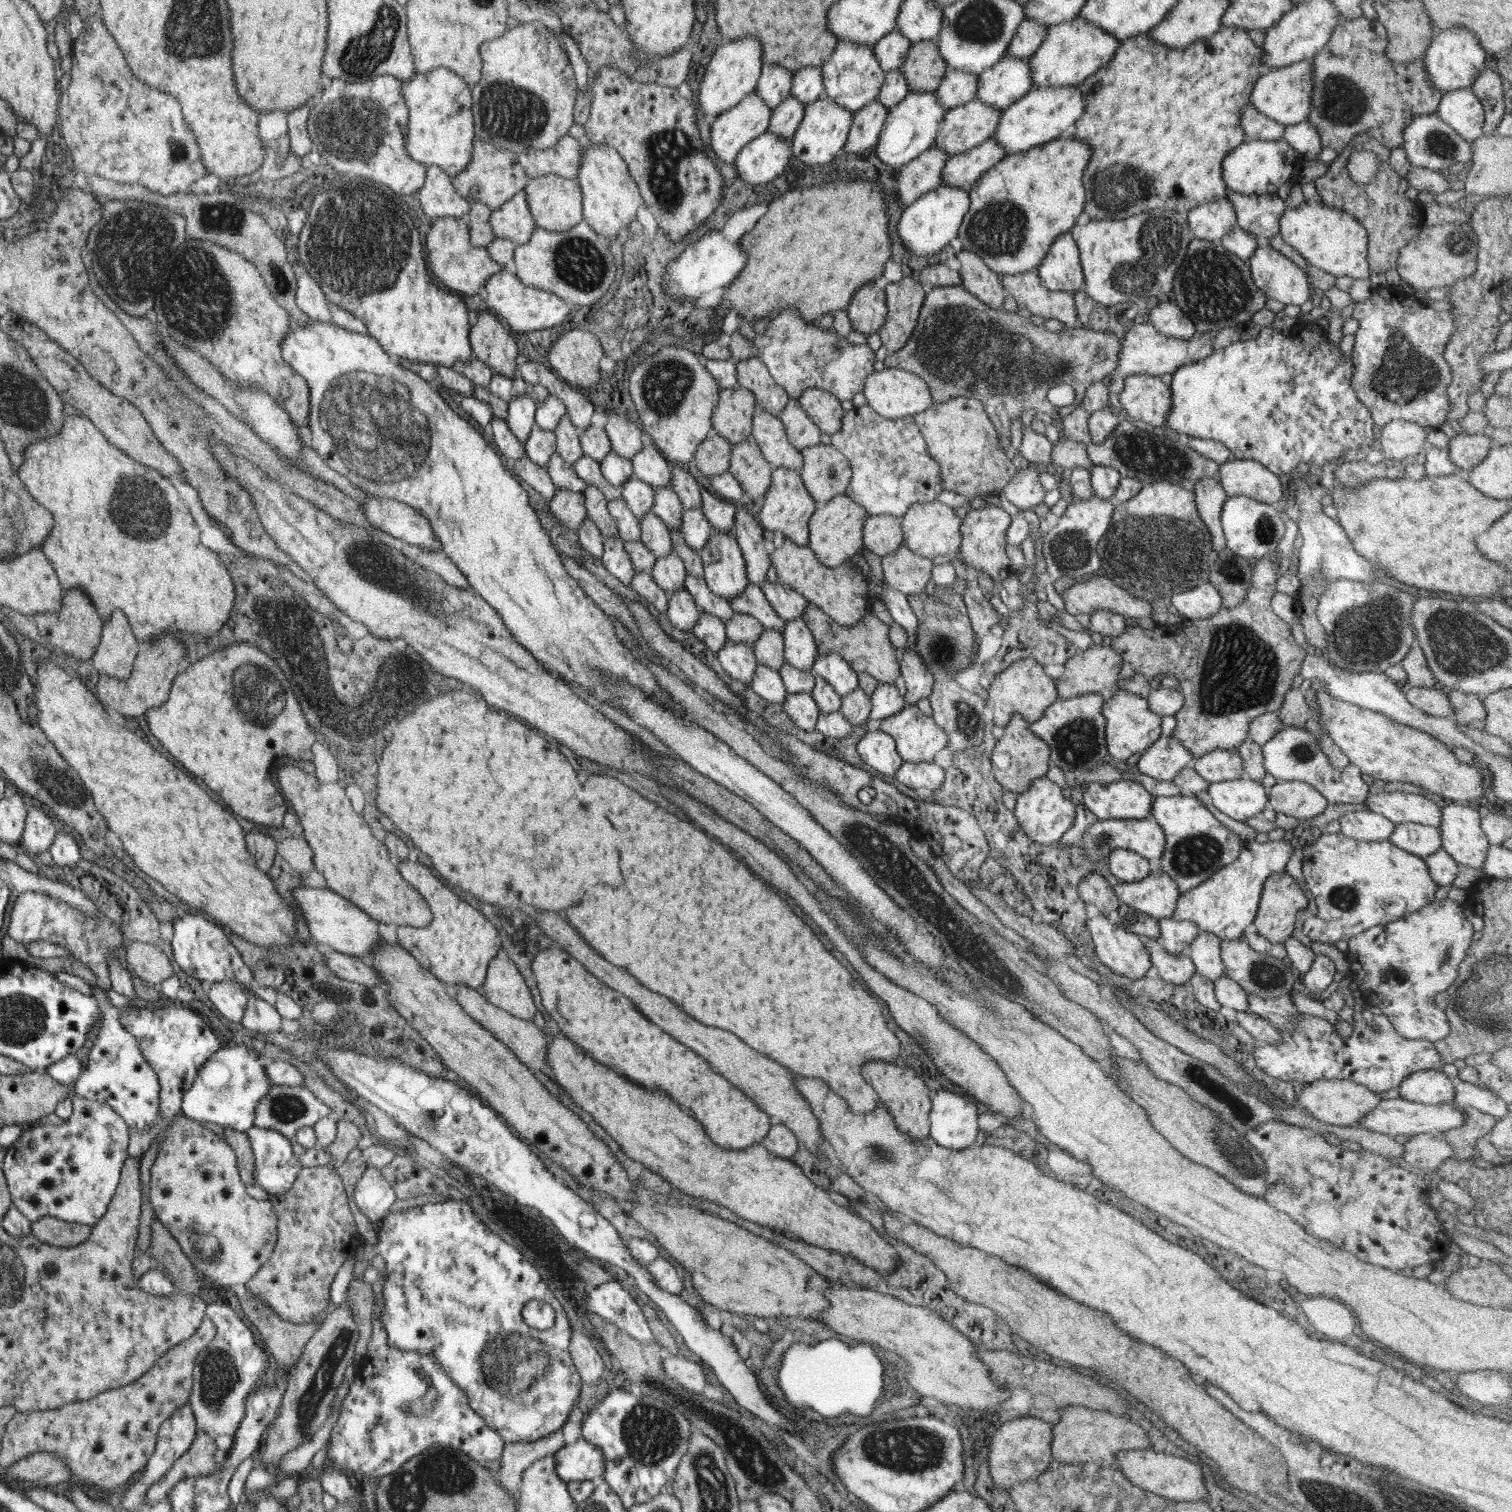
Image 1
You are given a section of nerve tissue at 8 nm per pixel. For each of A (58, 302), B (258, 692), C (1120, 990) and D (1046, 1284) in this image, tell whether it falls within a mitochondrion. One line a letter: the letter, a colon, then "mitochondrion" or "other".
A: other
B: mitochondrion
C: other
D: other

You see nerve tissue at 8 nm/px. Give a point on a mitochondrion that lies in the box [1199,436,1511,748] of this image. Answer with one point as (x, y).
(1462, 645)

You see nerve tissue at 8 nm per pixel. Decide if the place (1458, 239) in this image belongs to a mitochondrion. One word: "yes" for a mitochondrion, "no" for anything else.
yes

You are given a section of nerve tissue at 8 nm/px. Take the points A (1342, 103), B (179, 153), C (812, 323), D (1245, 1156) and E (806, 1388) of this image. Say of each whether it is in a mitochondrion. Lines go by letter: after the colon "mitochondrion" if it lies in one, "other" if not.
A: mitochondrion
B: other
C: other
D: mitochondrion
E: other

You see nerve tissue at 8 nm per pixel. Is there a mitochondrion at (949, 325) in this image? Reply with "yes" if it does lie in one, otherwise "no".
yes

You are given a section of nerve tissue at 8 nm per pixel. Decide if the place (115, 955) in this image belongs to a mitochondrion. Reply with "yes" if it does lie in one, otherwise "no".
no

